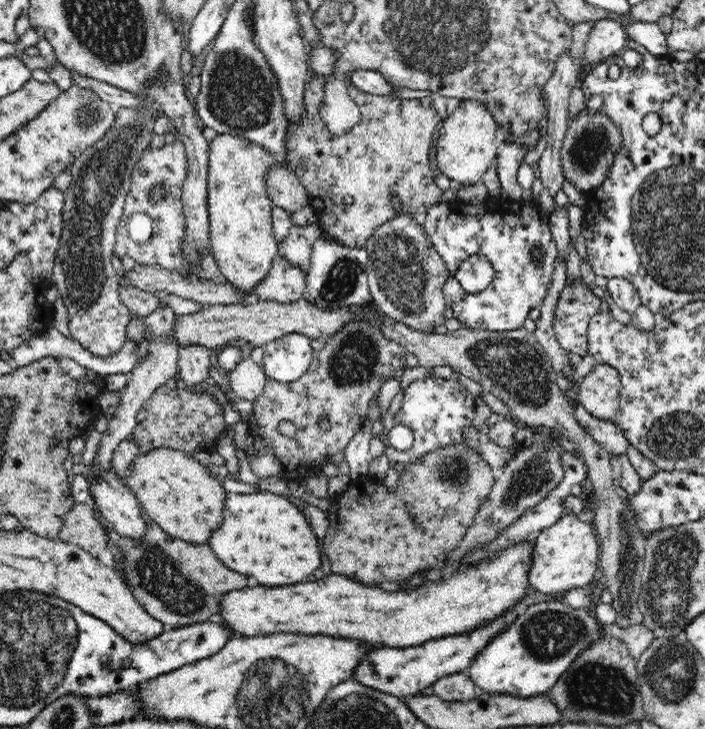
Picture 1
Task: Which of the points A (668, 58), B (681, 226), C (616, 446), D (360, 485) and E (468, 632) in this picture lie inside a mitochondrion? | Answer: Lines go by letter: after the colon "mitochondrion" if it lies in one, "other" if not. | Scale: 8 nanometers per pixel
A: other
B: mitochondrion
C: other
D: other
E: other

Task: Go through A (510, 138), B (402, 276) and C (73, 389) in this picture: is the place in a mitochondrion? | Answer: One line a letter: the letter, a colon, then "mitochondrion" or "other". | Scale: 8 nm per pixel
A: other
B: mitochondrion
C: other

